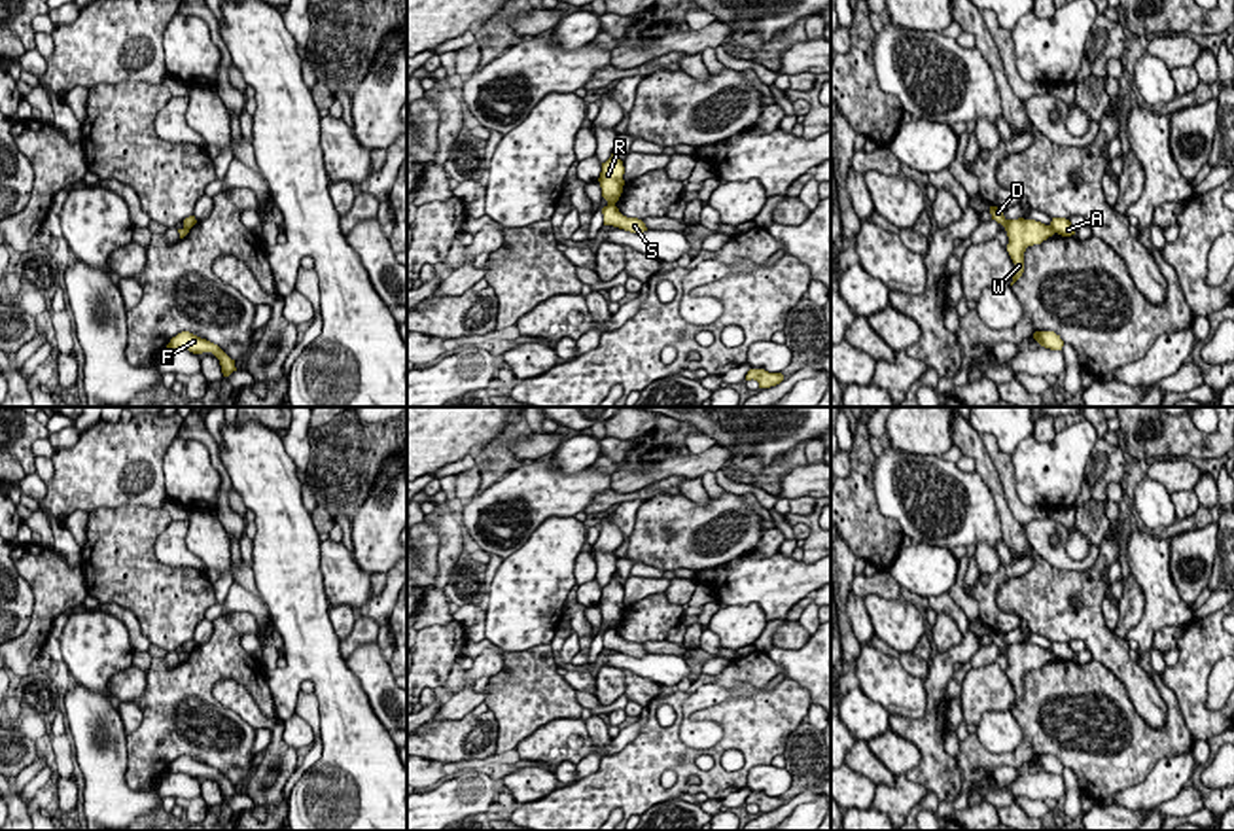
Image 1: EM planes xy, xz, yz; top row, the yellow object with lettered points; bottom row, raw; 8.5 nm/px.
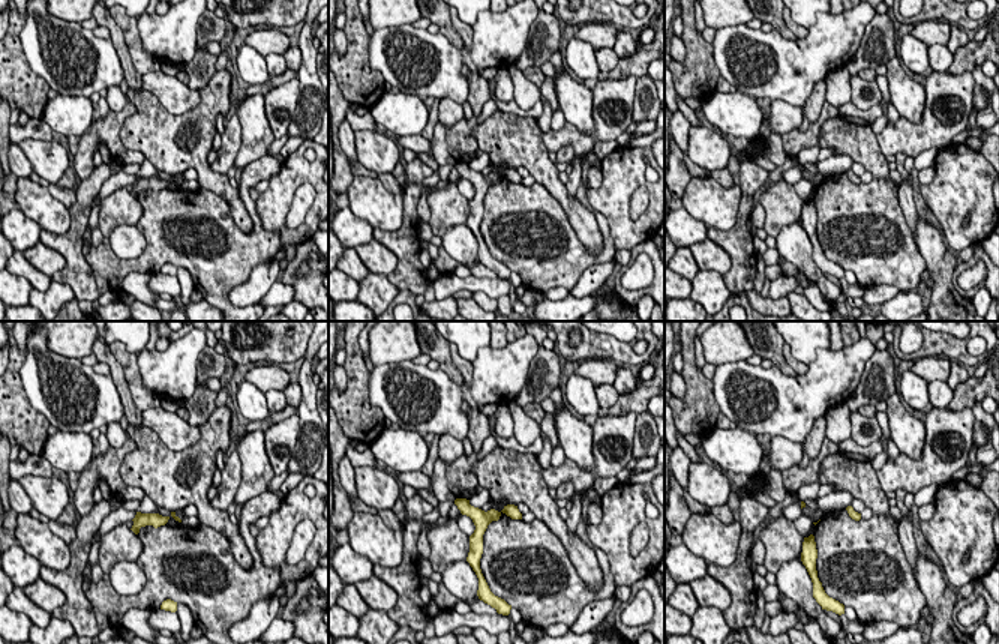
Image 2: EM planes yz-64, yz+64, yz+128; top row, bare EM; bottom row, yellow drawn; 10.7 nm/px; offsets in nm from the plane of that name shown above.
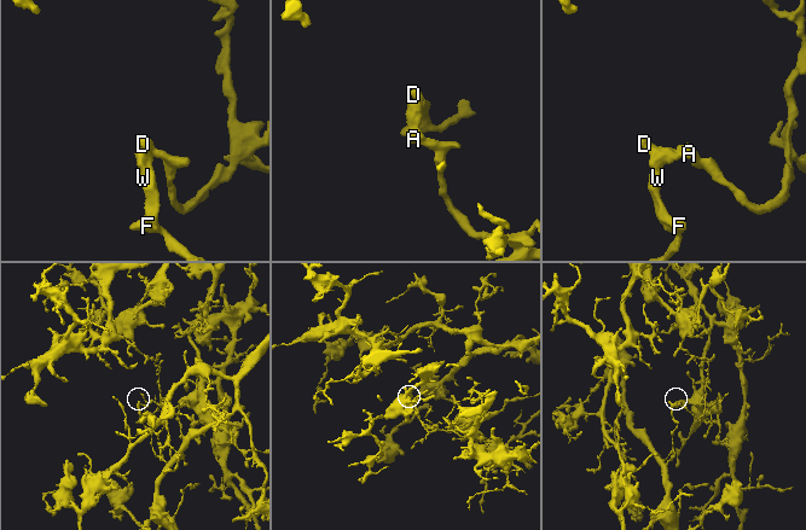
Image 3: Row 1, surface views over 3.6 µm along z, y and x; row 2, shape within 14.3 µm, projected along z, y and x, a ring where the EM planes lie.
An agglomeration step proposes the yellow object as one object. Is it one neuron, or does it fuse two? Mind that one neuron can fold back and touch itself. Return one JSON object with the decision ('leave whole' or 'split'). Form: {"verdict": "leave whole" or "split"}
{"verdict": "split"}

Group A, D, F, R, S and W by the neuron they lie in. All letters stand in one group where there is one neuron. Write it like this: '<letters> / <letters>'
A S / D F R W

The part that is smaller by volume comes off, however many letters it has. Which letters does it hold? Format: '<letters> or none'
A, S

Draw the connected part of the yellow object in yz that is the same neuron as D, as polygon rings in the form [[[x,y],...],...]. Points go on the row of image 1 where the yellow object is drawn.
[[[990,206],[990,214],[992,214],[992,220],[996,220],[1005,227],[1009,237],[1007,252],[1014,263],[1014,276],[1011,282],[1013,286],[1024,273],[1026,248],[1033,244],[1041,244],[1043,240],[1054,235],[1054,229],[1035,220],[1024,220],[1024,218],[1007,220],[1003,216],[1003,208],[997,208],[997,206]]]

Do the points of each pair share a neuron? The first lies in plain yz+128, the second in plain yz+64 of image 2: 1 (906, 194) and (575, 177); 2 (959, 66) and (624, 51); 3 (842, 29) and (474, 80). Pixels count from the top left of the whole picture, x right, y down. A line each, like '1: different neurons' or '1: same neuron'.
1: same neuron
2: different neurons
3: different neurons

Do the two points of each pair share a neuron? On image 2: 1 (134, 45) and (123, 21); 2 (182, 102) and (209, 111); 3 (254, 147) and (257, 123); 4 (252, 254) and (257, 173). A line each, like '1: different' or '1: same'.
1: same
2: different
3: same
4: same

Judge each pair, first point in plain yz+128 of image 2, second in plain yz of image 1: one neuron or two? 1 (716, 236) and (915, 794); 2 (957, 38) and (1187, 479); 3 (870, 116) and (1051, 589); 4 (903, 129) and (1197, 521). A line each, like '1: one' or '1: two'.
1: two
2: two
3: two
4: two

